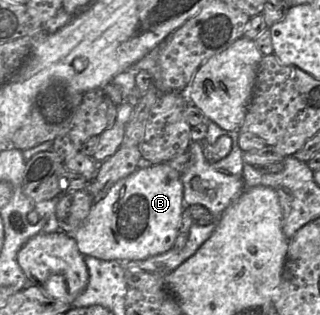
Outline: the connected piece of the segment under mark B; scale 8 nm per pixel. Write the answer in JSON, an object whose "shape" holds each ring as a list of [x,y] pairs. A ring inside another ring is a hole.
{"shape":[[[168,163],[143,164],[135,172],[116,182],[106,196],[93,205],[82,225],[68,235],[75,239],[84,256],[101,260],[129,262],[162,254],[173,248],[179,234],[180,220],[185,208],[183,191],[181,173]]]}

